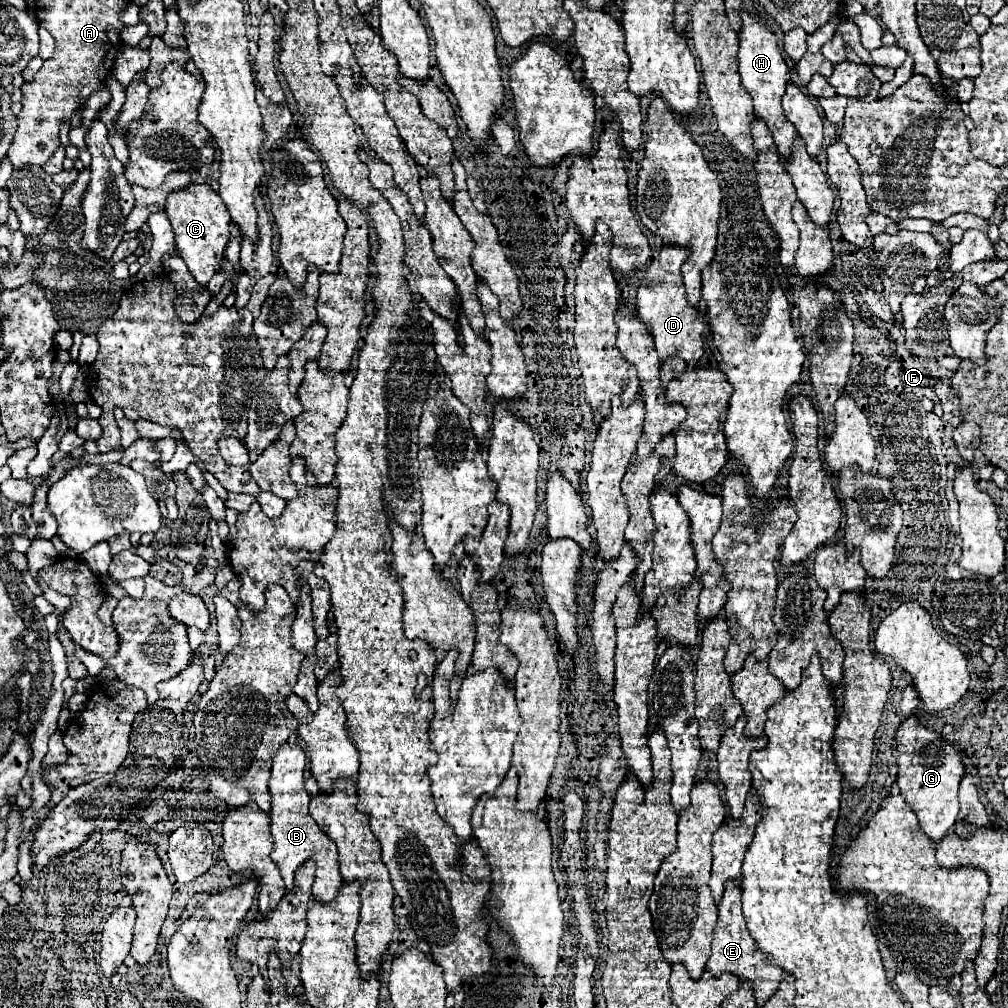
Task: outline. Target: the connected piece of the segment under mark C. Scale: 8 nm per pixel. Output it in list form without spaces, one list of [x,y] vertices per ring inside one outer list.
[[[192,182],[186,188],[168,194],[164,210],[172,222],[176,248],[182,260],[186,262],[196,282],[200,282],[200,286],[206,286],[214,276],[214,272],[220,268],[226,244],[230,240],[230,230],[228,230],[230,216],[228,216],[228,210],[224,208],[222,198],[218,196],[218,192],[210,188],[208,182],[204,184]]]

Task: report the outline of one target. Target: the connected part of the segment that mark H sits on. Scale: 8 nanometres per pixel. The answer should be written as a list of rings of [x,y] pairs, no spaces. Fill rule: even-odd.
[[[744,8],[740,12],[740,18],[742,18],[742,28],[740,28],[740,52],[738,52],[740,68],[738,68],[738,74],[742,78],[744,88],[748,90],[748,94],[754,100],[754,114],[766,122],[766,126],[772,132],[772,138],[778,146],[778,152],[784,158],[788,158],[792,140],[796,136],[792,122],[788,122],[788,118],[784,116],[784,110],[780,106],[780,98],[784,96],[786,84],[790,80],[788,66],[784,62],[784,56],[780,52],[780,46],[778,46],[774,32],[770,28],[766,28],[764,20],[760,18],[760,12]]]

